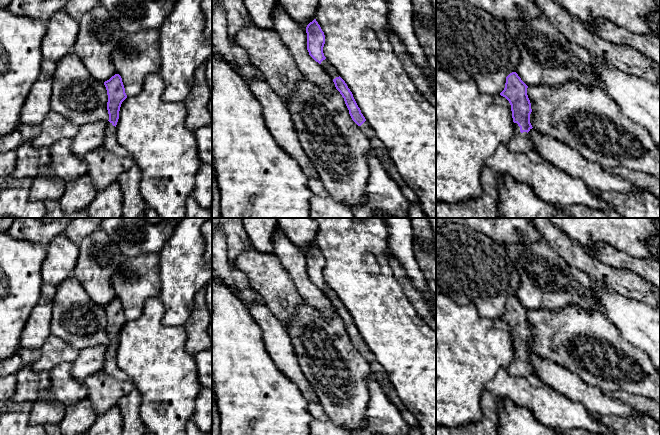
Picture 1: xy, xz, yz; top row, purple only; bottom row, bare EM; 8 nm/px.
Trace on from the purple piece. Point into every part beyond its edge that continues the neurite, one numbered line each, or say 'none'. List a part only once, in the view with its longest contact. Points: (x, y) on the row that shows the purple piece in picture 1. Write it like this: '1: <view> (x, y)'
1: yz (520, 143)

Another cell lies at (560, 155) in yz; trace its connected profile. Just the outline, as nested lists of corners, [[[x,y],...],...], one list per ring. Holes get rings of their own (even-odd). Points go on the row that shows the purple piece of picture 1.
[[[534,128],[530,129],[528,133],[535,147],[535,151],[545,161],[548,161],[556,168],[562,170],[563,172],[574,178],[582,179],[589,188],[601,192],[644,192],[642,189],[632,185],[629,181],[625,180],[624,178],[605,171],[600,164],[585,159],[580,153],[570,148],[566,144],[552,137],[542,135]]]

